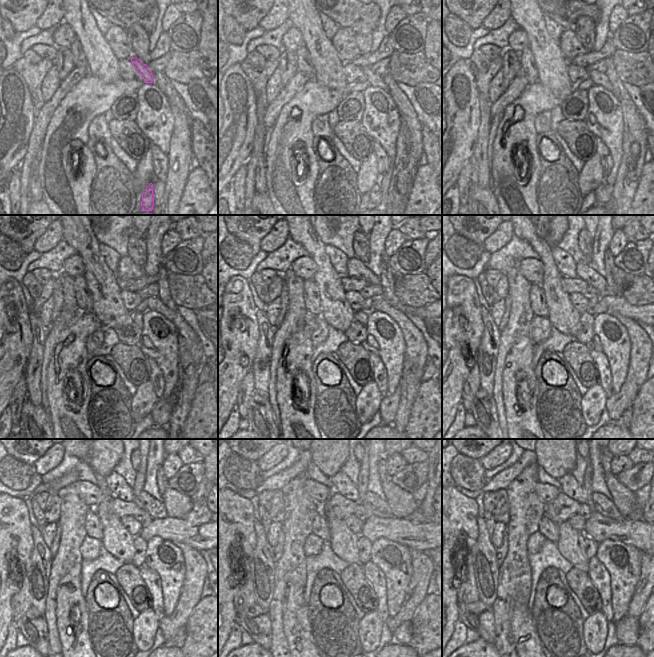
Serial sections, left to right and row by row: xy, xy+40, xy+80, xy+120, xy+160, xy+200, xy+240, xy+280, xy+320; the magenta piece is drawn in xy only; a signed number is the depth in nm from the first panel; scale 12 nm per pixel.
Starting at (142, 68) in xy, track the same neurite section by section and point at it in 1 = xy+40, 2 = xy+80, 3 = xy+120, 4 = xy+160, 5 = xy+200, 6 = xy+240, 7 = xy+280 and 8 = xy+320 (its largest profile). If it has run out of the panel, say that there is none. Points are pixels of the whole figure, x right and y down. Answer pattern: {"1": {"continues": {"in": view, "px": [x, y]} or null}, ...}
{"1": {"continues": {"in": "xy+40", "px": [373, 79]}}, "2": {"continues": {"in": "xy+80", "px": [599, 79]}}, "3": {"continues": {"in": "xy+120", "px": [155, 304]}}, "4": {"continues": {"in": "xy+160", "px": [381, 304]}}, "5": {"continues": {"in": "xy+200", "px": [627, 322]}}, "6": {"continues": {"in": "xy+240", "px": [170, 626]}}, "7": {"continues": {"in": "xy+280", "px": [421, 581]}}, "8": {"continues": {"in": "xy+320", "px": [645, 584]}}}

